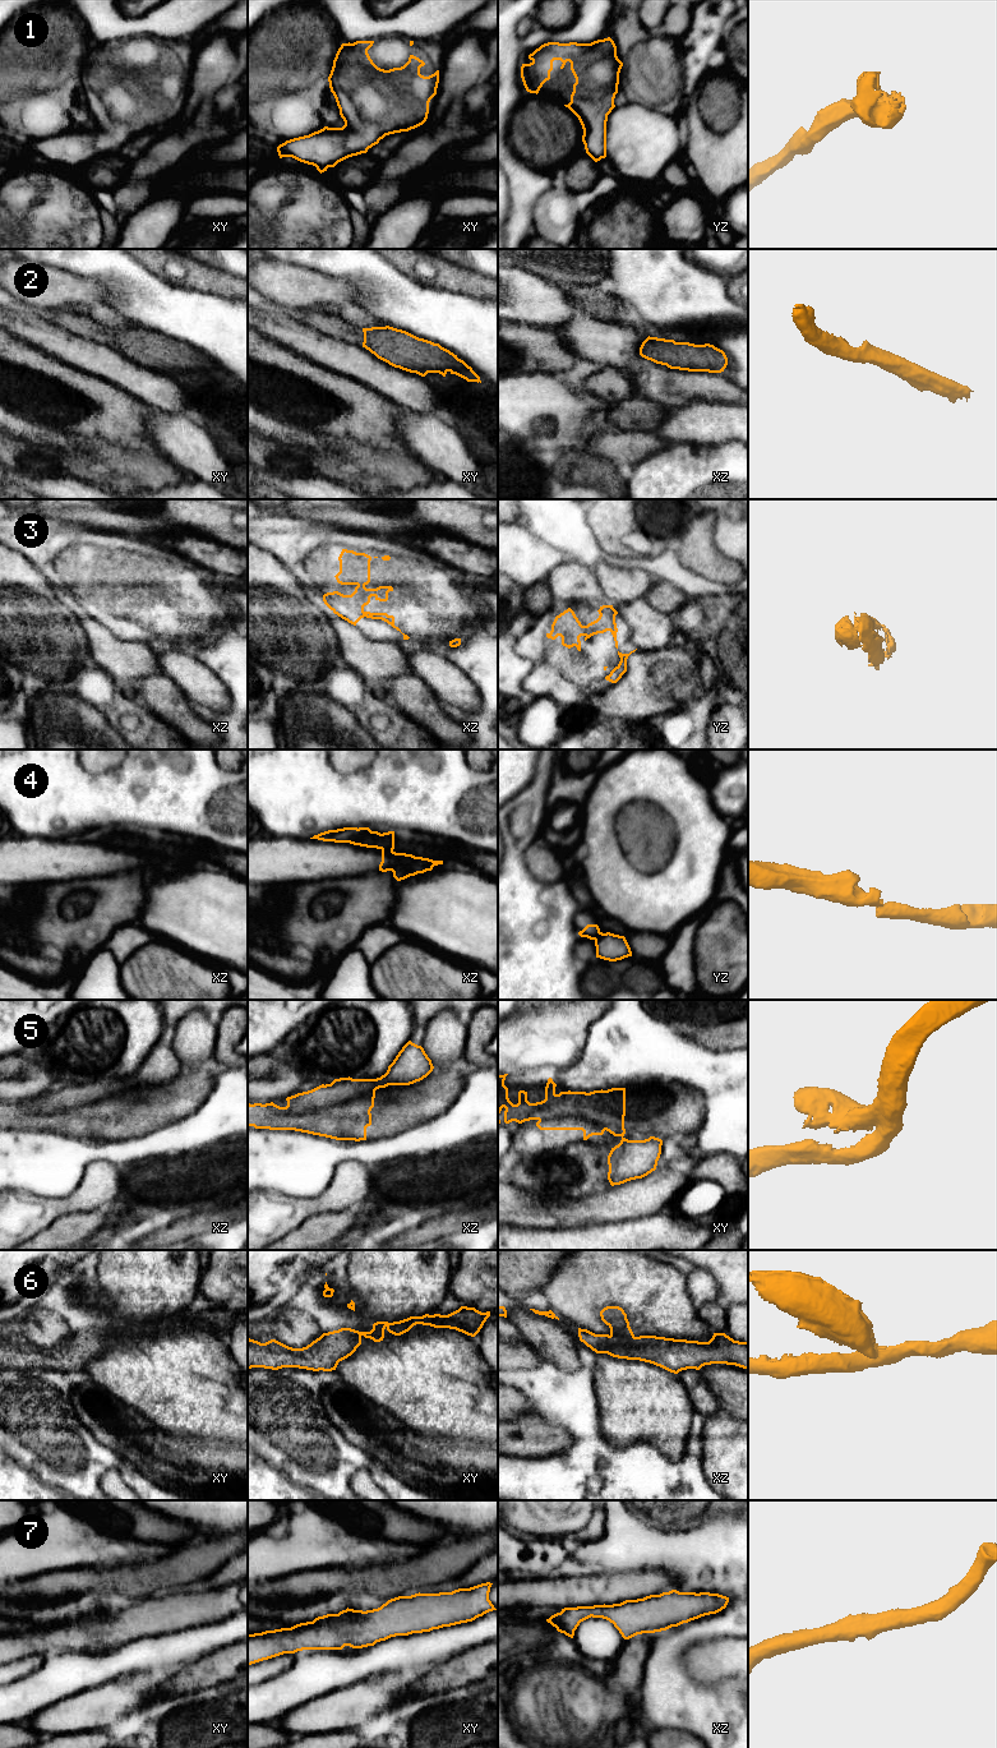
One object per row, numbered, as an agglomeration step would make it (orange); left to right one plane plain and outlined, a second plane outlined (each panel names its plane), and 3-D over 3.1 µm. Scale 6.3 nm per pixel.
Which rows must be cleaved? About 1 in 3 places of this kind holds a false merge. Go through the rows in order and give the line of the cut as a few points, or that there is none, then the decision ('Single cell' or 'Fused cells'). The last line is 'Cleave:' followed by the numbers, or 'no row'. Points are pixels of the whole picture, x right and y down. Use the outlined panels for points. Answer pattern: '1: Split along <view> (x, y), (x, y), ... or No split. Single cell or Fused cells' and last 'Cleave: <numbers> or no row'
1: No split. Single cell
2: No split. Single cell
3: No split. Single cell
4: Split along xz (382, 848), (392, 851). Fused cells
5: Split along xz (374, 1089), (319, 1108), (290, 1111), (286, 1107). Fused cells
6: Split along xz (610, 1334), (635, 1337). Fused cells
7: No split. Single cell
Cleave: 4, 5, 6

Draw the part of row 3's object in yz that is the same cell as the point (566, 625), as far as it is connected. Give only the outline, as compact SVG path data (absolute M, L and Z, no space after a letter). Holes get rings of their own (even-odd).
M603 605L597 612L600 615L596 621L588 623L587 626L582 626L574 612L568 608L555 617L551 624L551 631L546 633L546 637L555 640L560 636L563 646L568 649L576 646L577 650L581 651L581 636L583 636L586 641L594 635L610 631L615 641L615 647L618 649L618 628L615 623L615 615L618 612L613 608L613 605Z

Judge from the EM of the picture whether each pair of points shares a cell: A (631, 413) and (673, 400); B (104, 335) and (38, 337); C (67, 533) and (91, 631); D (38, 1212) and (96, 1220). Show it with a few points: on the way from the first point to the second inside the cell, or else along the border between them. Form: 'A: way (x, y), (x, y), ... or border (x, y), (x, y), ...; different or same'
A: border (640, 395), (669, 407); different
B: border (52, 322), (74, 335), (109, 344); different
C: border (68, 594), (84, 613), (105, 625), (112, 632); different
D: border (106, 1205), (93, 1208), (89, 1212); different

